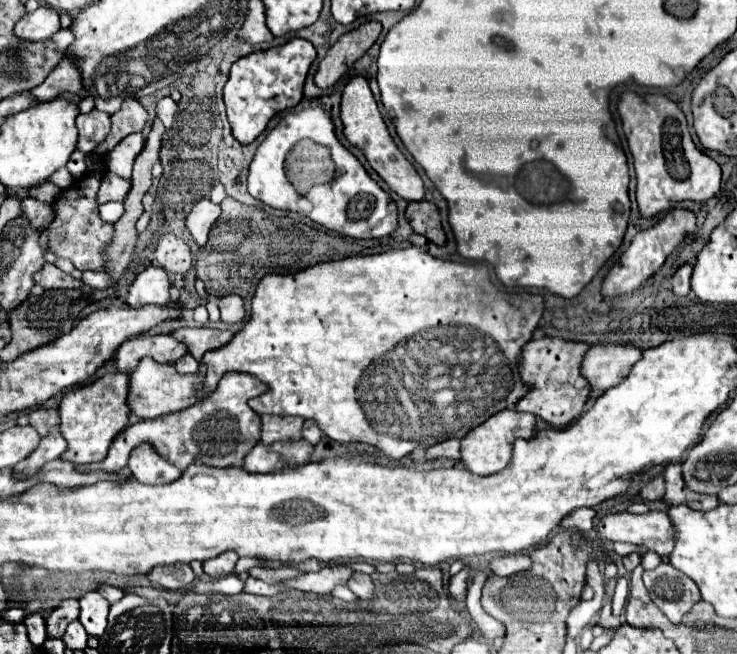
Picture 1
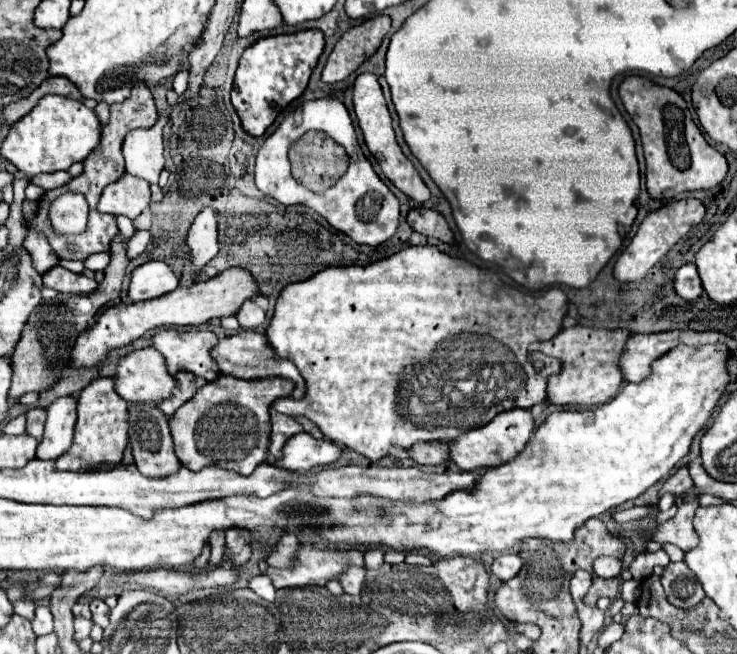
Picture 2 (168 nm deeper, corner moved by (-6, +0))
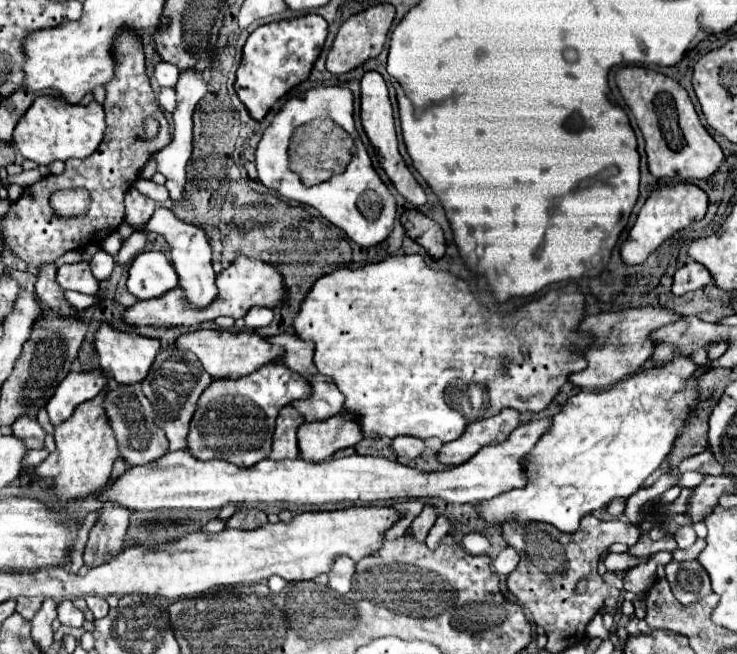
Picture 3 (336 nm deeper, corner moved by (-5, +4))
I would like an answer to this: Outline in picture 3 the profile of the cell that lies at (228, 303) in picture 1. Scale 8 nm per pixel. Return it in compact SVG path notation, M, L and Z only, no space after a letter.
M255 306L255 308L251 308L247 312L247 316L243 320L245 320L245 326L251 328L251 330L263 328L263 326L269 326L271 324L273 310L271 308L259 308L259 306Z

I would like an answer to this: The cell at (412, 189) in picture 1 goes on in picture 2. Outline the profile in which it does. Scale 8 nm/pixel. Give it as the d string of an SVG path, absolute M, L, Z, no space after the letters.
M360 74L354 82L354 110L356 110L356 116L358 116L358 124L360 124L360 130L364 134L364 142L370 150L370 154L378 160L382 172L386 174L386 178L398 188L402 190L408 198L416 200L418 204L426 202L430 198L430 190L428 186L424 184L424 180L420 178L418 170L414 168L414 164L404 156L402 148L398 146L396 142L396 136L394 136L394 130L392 130L392 118L388 114L388 108L386 108L386 100L382 96L382 88L376 80L374 74Z

